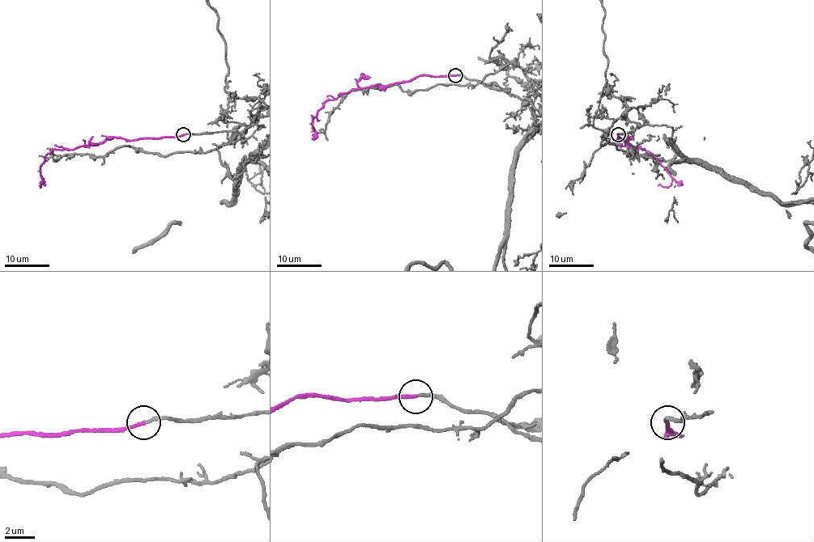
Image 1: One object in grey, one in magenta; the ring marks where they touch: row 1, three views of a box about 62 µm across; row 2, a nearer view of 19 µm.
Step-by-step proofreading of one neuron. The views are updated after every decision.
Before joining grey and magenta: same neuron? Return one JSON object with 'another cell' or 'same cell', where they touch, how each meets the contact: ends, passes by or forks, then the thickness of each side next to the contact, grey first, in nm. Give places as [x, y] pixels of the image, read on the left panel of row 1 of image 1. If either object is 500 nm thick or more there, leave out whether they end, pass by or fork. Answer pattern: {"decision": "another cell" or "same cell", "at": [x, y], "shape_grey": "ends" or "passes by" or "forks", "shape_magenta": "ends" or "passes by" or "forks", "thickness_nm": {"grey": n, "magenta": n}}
{"decision": "same cell", "at": [183, 134], "shape_grey": "ends", "shape_magenta": "ends", "thickness_nm": {"grey": 200, "magenta": 240}}

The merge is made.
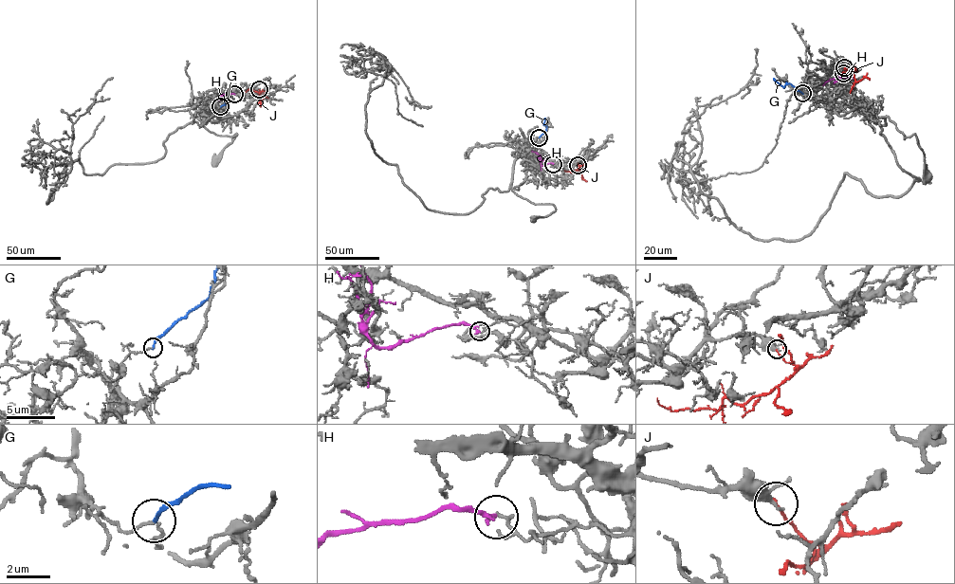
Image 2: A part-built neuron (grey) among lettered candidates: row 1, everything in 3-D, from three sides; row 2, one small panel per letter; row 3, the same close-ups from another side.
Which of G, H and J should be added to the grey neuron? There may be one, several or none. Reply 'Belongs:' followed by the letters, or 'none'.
Belongs: none

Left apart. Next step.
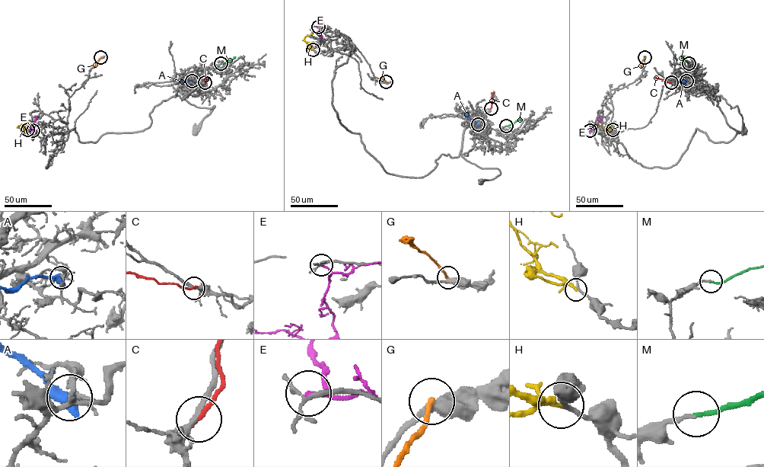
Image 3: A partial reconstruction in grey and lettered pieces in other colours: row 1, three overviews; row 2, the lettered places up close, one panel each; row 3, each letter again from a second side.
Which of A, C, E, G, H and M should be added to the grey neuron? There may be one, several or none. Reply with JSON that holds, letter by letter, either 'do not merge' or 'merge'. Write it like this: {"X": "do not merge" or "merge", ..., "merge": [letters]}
{"A": "do not merge", "C": "do not merge", "E": "do not merge", "G": "do not merge", "H": "do not merge", "M": "merge", "merge": ["M"]}

